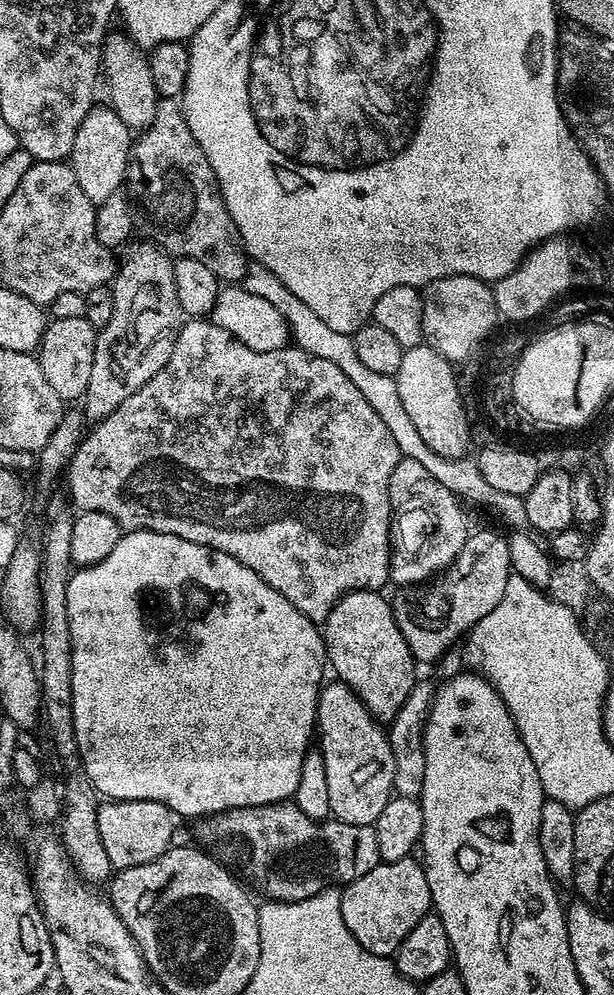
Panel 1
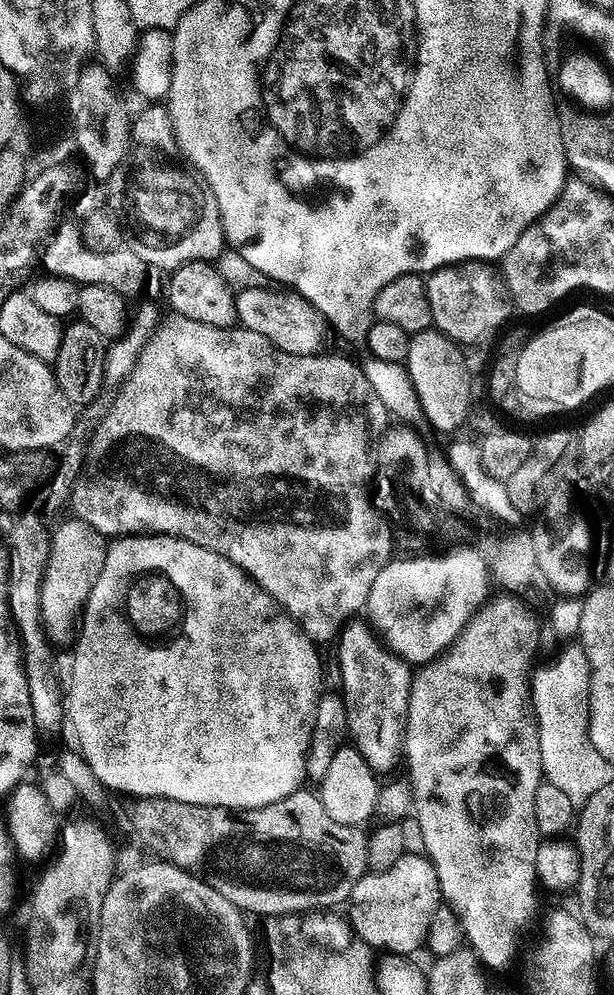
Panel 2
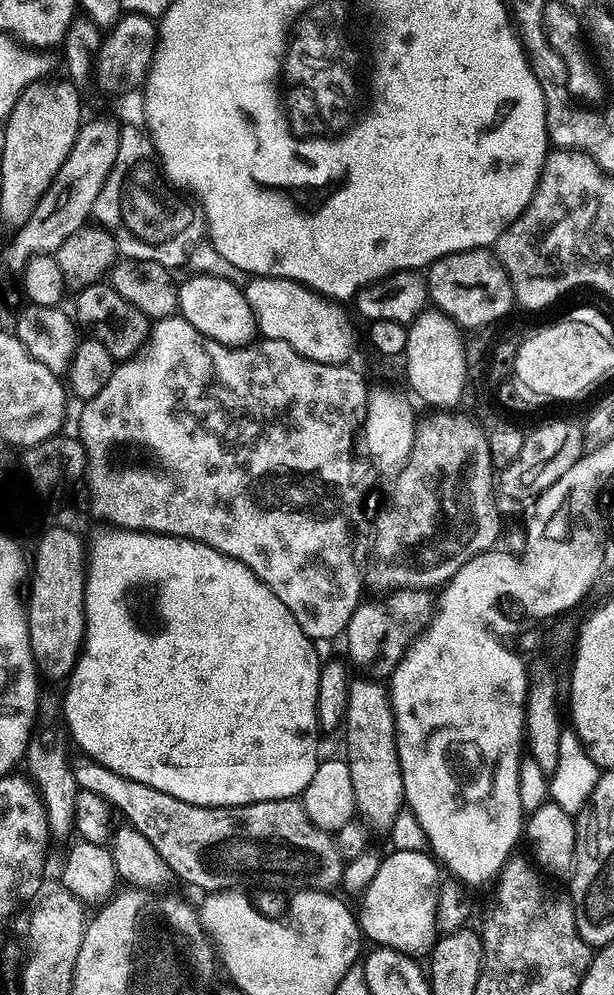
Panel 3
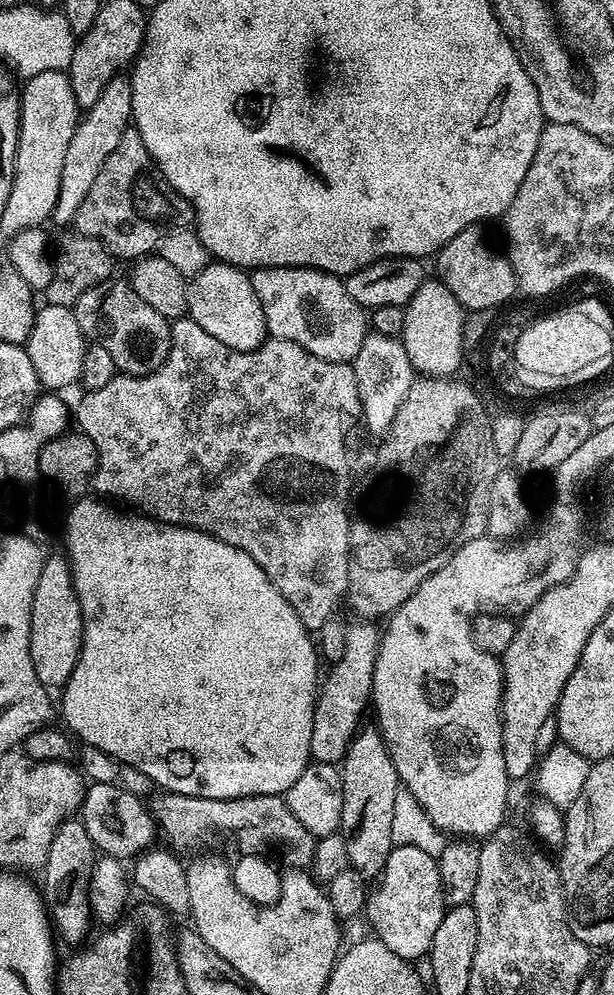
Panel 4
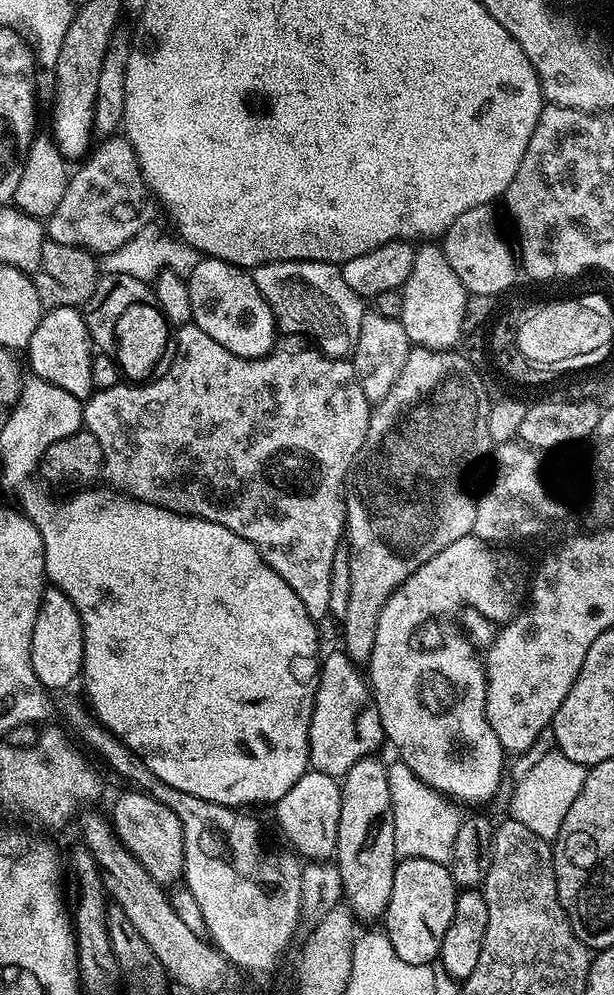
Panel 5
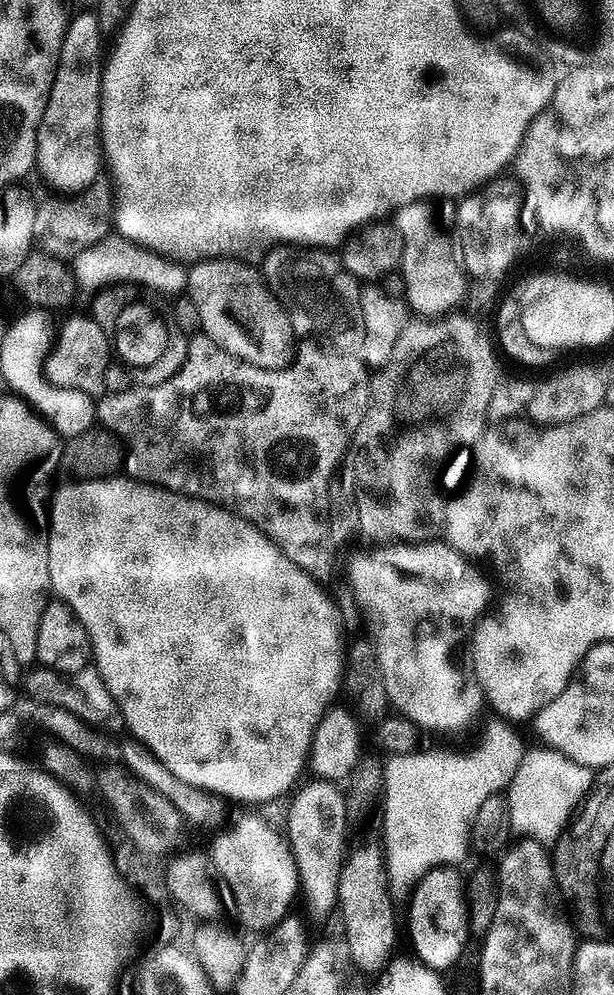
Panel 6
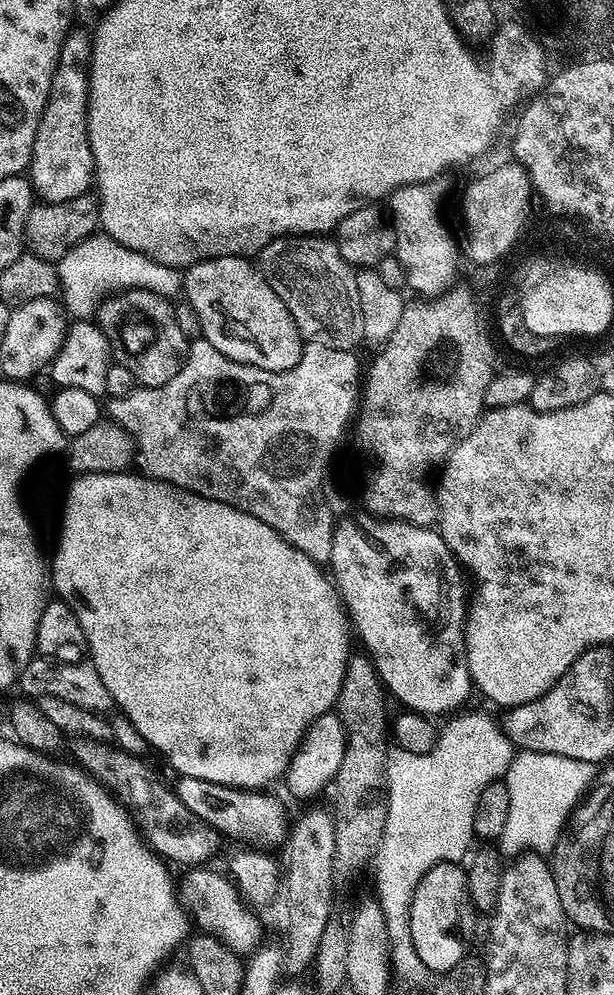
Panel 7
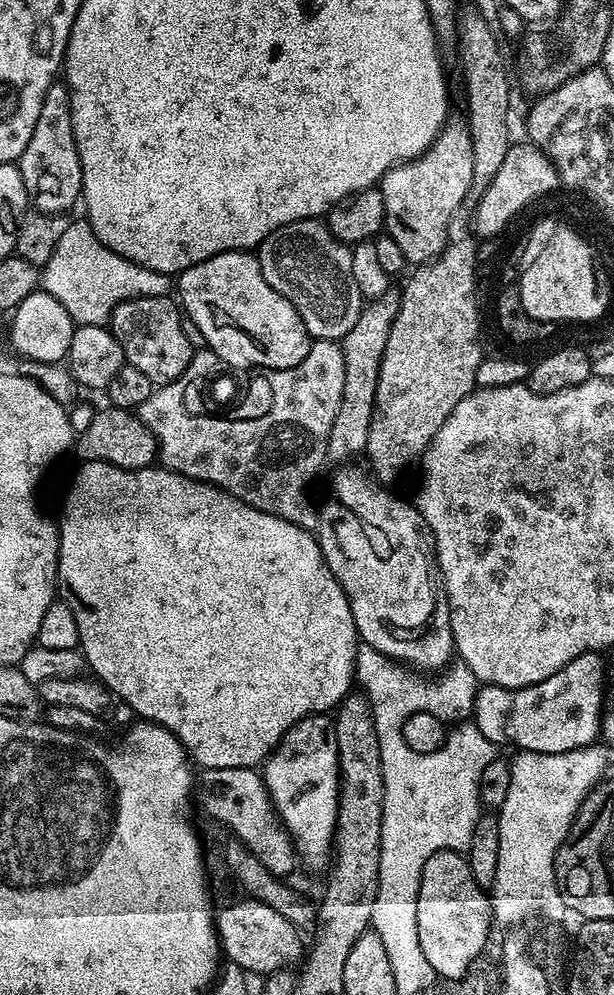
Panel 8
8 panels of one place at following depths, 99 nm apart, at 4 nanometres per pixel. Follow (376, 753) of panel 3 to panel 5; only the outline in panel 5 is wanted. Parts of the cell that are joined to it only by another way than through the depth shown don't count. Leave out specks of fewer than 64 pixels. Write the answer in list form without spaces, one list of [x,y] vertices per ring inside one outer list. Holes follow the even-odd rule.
[[[376,758],[358,761],[354,766],[350,766],[350,770],[342,778],[334,863],[341,874],[342,900],[346,907],[352,911],[357,921],[379,921],[388,909],[390,890],[394,890],[394,870],[398,863],[398,857],[394,846],[394,810],[390,802],[388,768],[380,765]]]

